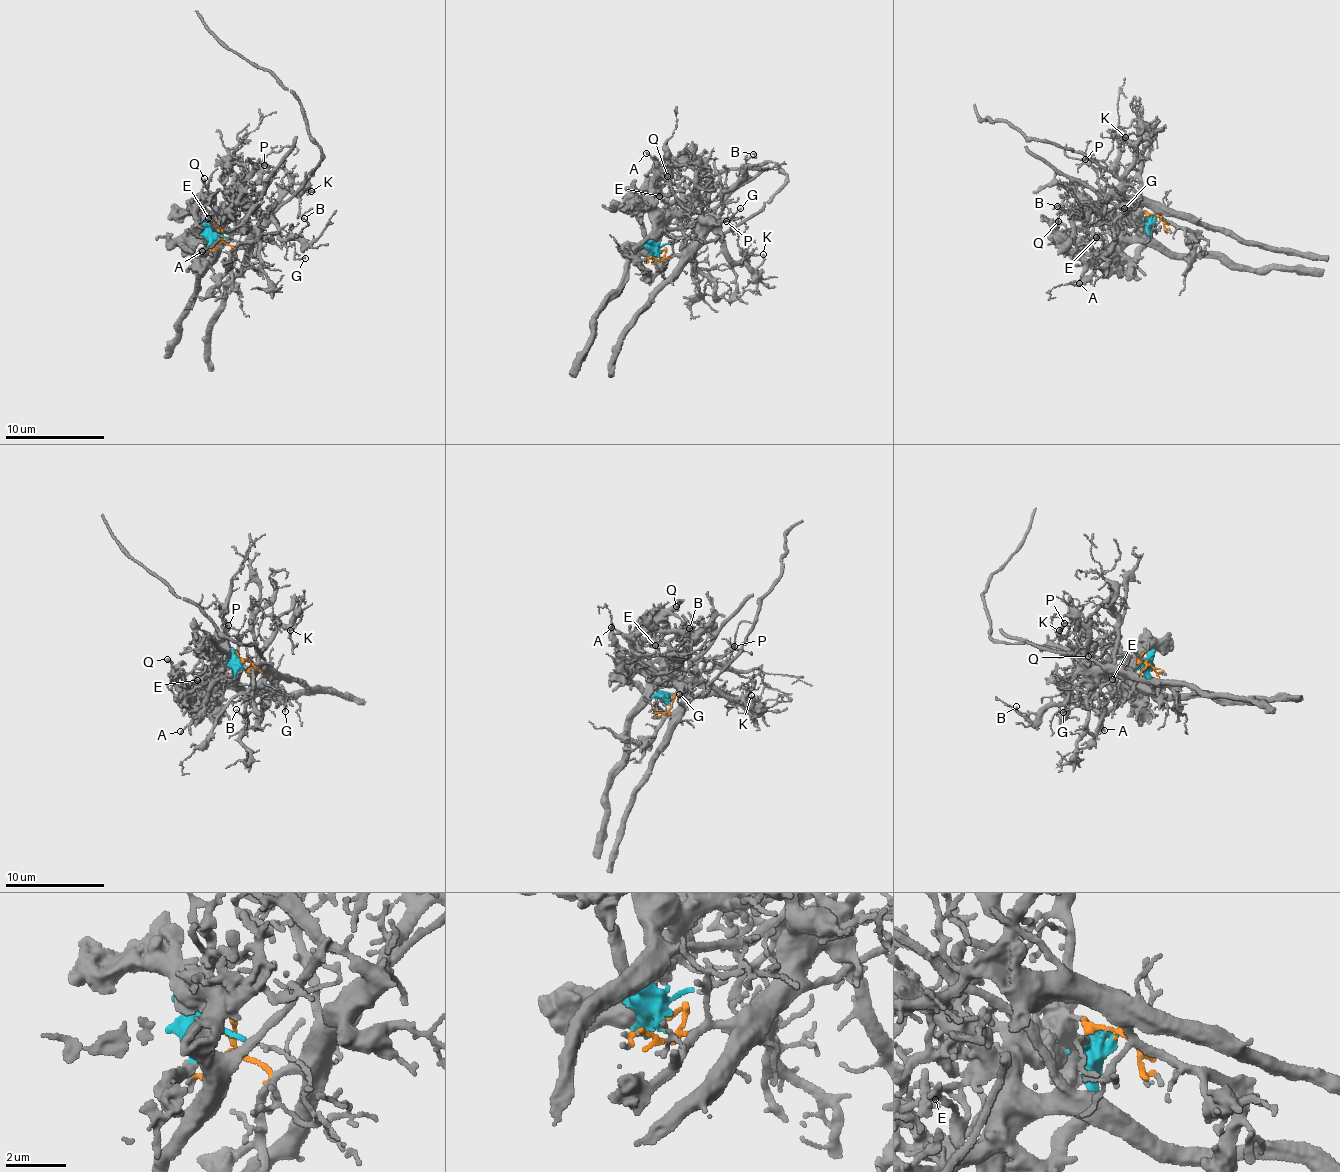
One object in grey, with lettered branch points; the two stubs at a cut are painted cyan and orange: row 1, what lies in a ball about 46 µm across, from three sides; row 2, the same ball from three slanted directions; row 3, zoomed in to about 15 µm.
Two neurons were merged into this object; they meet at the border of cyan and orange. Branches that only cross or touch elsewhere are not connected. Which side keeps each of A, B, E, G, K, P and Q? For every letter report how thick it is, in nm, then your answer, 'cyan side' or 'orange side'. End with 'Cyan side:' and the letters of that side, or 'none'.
A: 100 nm thick; cyan side
B: 110 nm thick; orange side
E: 240 nm thick; cyan side
G: 110 nm thick; orange side
K: 150 nm thick; orange side
P: 90 nm thick; orange side
Q: 220 nm thick; cyan side
Cyan side: A, E, Q

